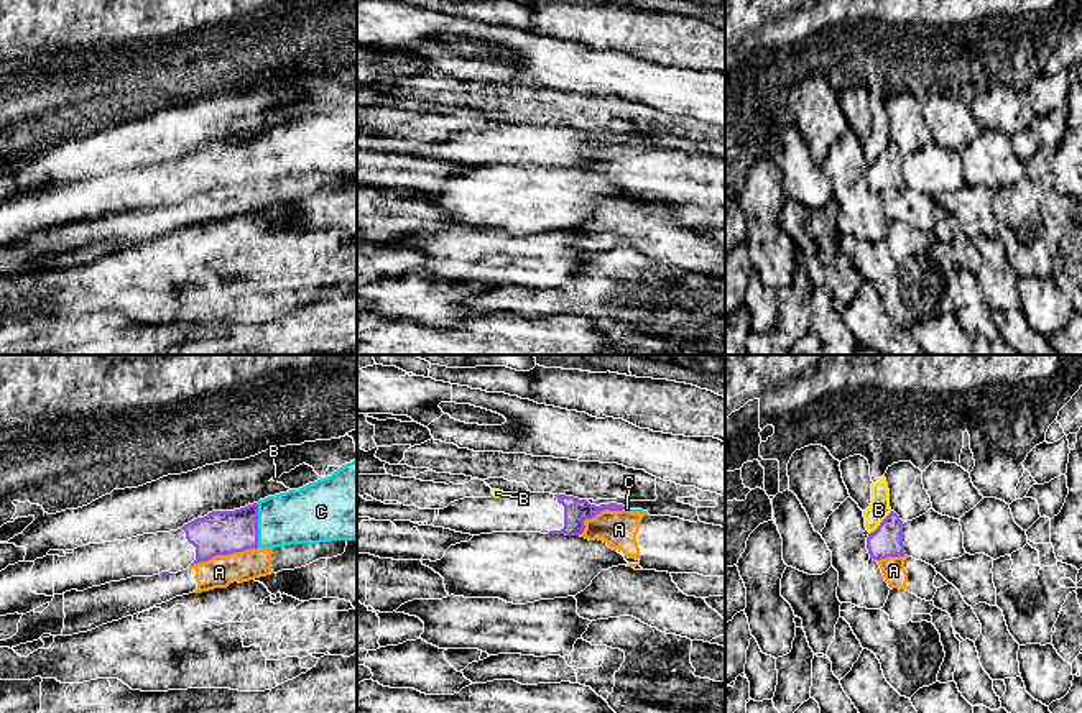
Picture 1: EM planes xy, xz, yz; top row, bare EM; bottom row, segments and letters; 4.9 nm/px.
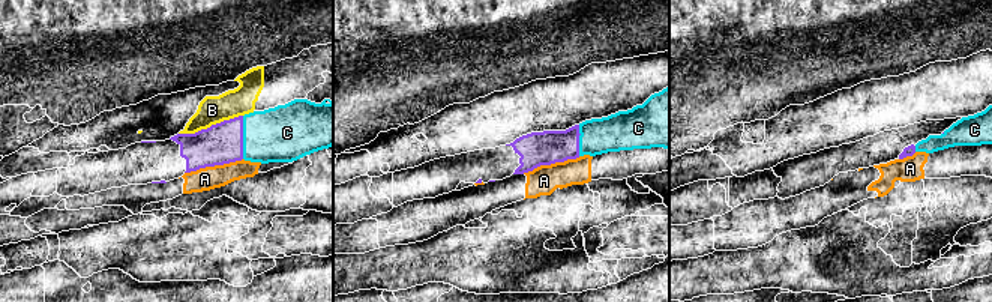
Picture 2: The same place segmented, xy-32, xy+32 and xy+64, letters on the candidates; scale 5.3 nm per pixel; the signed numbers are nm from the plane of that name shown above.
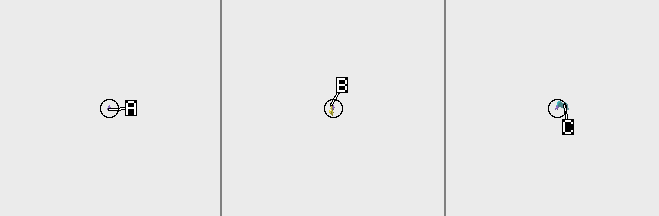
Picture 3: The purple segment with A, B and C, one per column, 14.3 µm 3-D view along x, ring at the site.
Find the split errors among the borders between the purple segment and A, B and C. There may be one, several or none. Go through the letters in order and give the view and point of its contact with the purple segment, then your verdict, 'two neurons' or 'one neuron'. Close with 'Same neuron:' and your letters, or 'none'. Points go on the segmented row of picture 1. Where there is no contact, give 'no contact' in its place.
A: xy (224, 554) | two neurons
B: yz (880, 523) | two neurons
C: xy (257, 524) | one neuron
Same neuron: C

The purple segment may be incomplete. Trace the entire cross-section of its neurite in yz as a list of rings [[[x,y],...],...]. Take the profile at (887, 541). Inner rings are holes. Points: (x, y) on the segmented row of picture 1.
[[[895,511],[868,534],[867,549],[873,560],[906,555],[903,544],[903,521]]]

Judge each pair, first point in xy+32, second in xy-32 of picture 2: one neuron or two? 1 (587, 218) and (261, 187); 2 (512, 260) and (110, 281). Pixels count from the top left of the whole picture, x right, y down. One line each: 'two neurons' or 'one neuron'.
1: two neurons
2: two neurons

